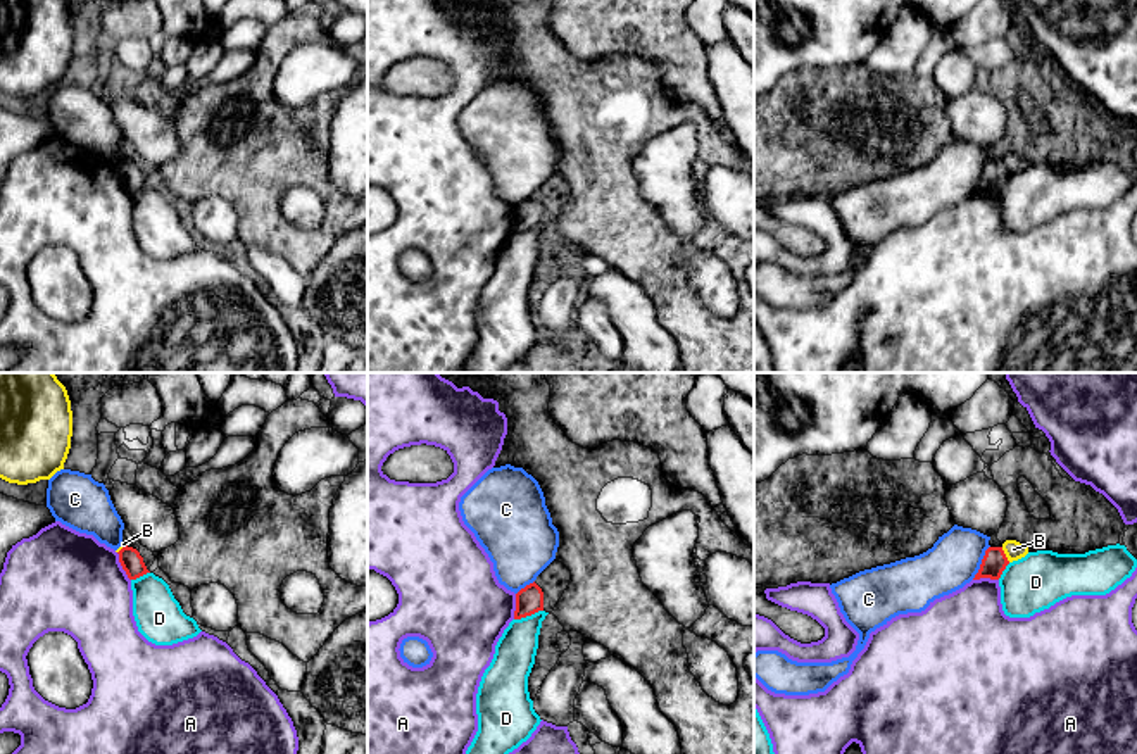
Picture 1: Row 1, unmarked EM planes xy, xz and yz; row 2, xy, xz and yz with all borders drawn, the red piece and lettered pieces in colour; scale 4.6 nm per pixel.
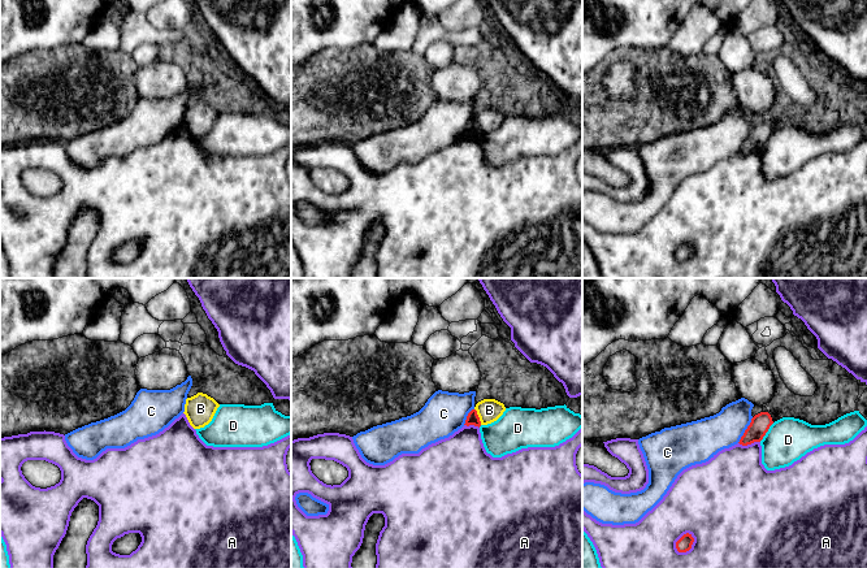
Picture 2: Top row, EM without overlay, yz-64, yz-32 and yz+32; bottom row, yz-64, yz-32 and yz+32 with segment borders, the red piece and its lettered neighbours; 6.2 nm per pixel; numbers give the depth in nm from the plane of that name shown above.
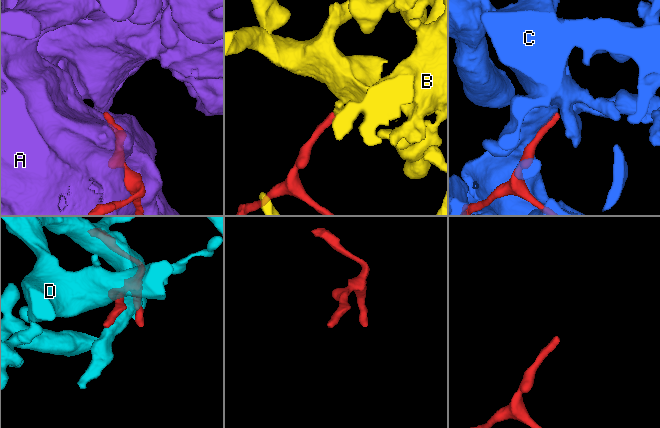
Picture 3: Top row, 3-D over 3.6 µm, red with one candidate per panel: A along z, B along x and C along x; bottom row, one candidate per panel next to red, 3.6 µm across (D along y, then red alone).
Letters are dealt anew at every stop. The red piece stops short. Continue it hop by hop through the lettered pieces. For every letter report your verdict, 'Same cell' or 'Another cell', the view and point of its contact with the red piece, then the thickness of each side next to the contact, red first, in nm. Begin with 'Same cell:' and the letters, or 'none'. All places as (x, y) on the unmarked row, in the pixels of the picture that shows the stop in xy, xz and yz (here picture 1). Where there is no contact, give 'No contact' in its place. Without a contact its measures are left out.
Same cell: none
A: Another cell. Touches red at xy (121, 178). Thickness 100 nm (red) against 460 nm
B: Another cell. Touches red at yz (1005, 168). Thickness 120 nm (red) against 90 nm
C: Another cell. Touches red at yz (982, 176). Thickness 120 nm (red) against 240 nm
D: Another cell. Touches red at xz (528, 228). Thickness 130 nm (red) against 190 nm

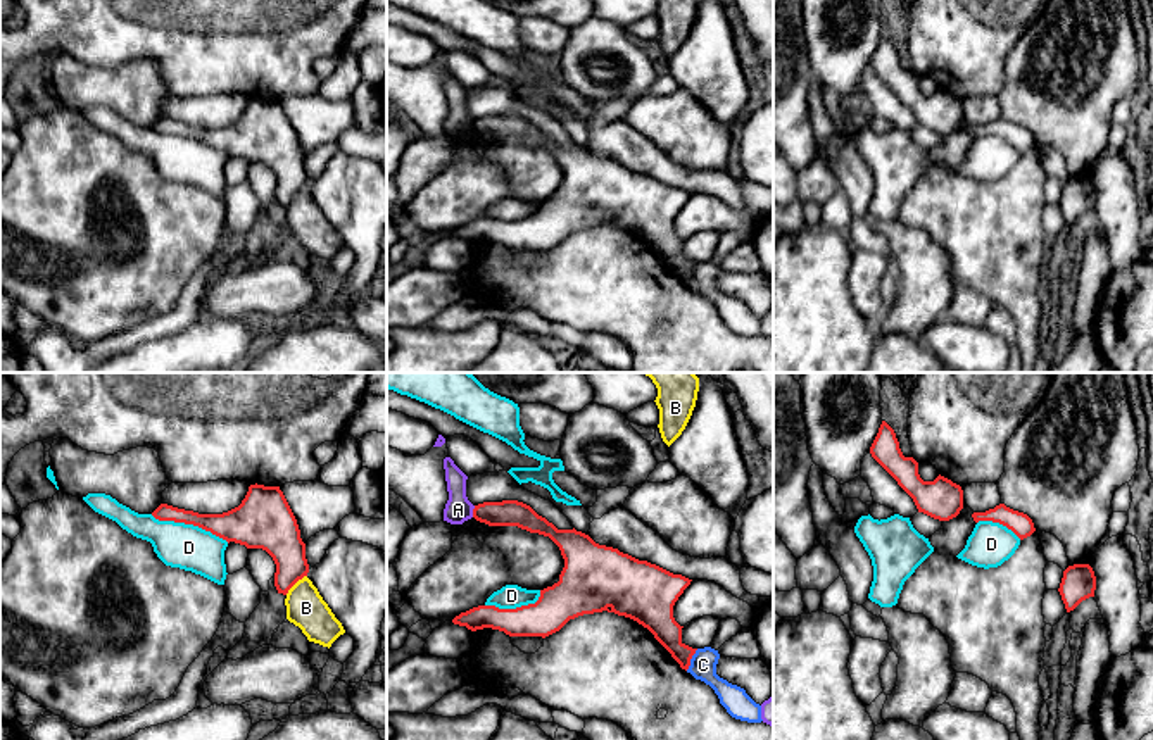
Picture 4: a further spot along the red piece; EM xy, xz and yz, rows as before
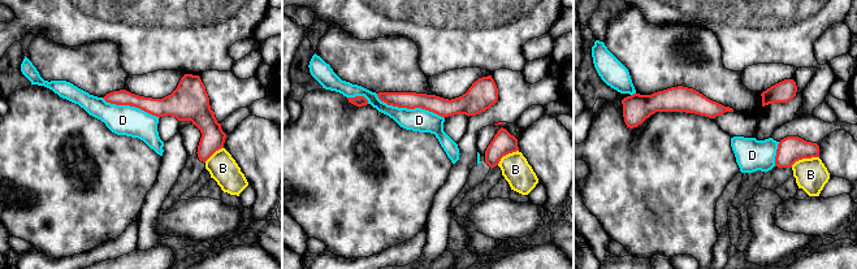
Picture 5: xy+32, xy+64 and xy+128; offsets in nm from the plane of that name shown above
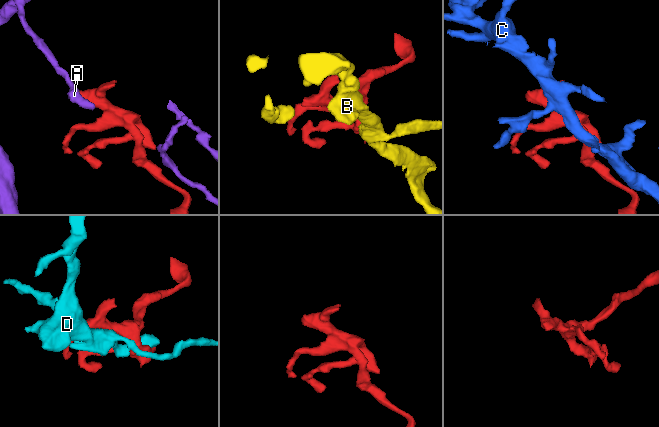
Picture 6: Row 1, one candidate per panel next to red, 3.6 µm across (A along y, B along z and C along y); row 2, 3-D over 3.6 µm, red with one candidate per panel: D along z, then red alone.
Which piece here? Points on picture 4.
Same cell: D
A: Another cell. Touches red at xz (473, 125). Thickness 130 nm (red) against 130 nm
B: Another cell. Touches red at xy (296, 195). Thickness 200 nm (red) against 180 nm
C: Another cell. Touches red at xz (691, 271). Thickness 150 nm (red) against 130 nm
D: Same cell. Touches red at xy (190, 137). Thickness 180 nm (red) against 220 nm

